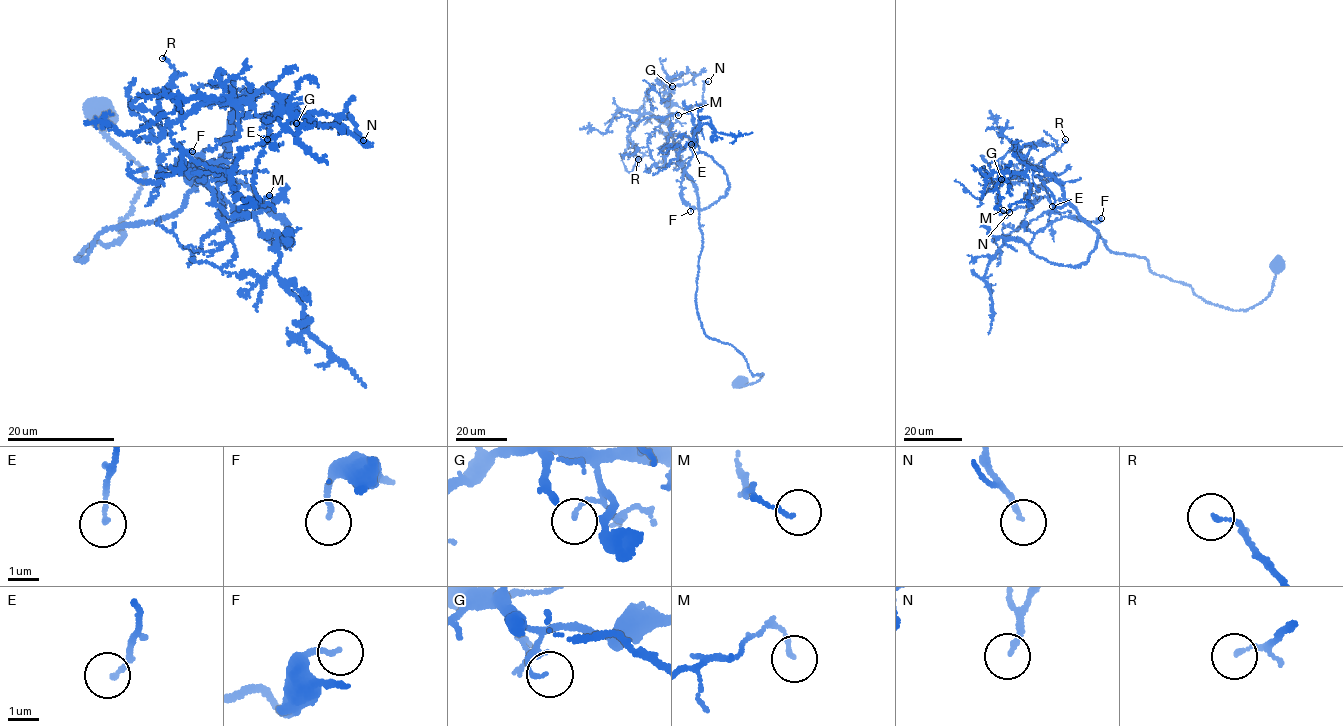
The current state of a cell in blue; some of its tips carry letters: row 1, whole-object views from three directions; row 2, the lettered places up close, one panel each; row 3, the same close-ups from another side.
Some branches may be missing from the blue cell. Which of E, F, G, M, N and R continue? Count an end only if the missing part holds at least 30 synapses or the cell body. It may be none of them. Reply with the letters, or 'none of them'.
none of them

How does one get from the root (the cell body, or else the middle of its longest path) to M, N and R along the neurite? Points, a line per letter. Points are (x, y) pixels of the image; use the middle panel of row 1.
M: (738, 380), (745, 386), (763, 374), (702, 326), (698, 200), (670, 128), (646, 113), (627, 130), (678, 115)
N: (738, 380), (745, 386), (763, 374), (702, 326), (698, 200), (667, 117), (673, 104), (702, 104), (708, 81)
R: (738, 380), (763, 374), (705, 333), (698, 200), (666, 122), (639, 115), (627, 137), (638, 159)

